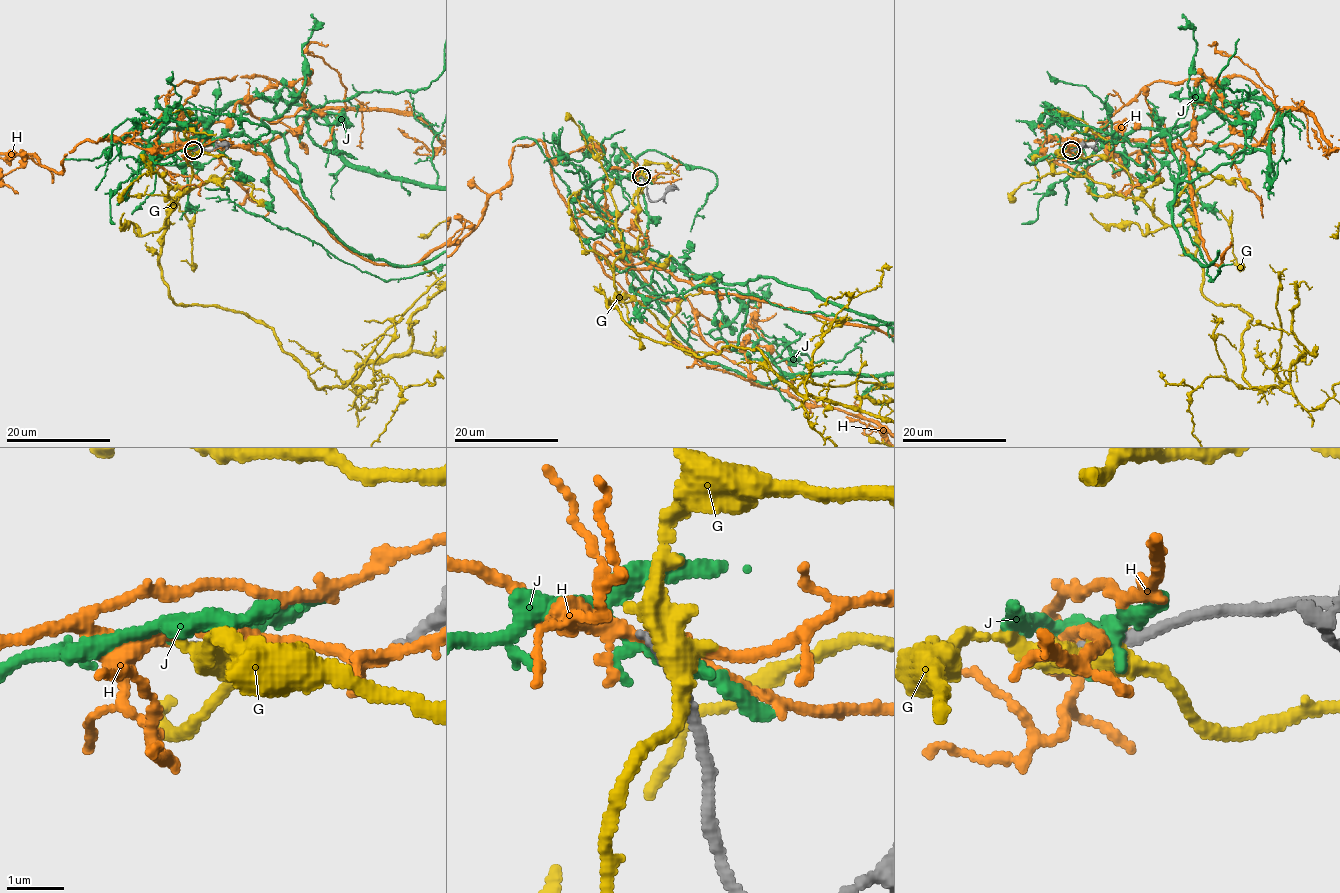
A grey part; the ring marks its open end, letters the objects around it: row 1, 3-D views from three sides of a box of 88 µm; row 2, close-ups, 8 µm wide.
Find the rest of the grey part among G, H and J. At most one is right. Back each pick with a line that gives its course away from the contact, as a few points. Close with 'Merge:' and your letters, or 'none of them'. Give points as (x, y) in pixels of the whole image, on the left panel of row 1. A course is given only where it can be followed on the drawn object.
Merge: none of them

